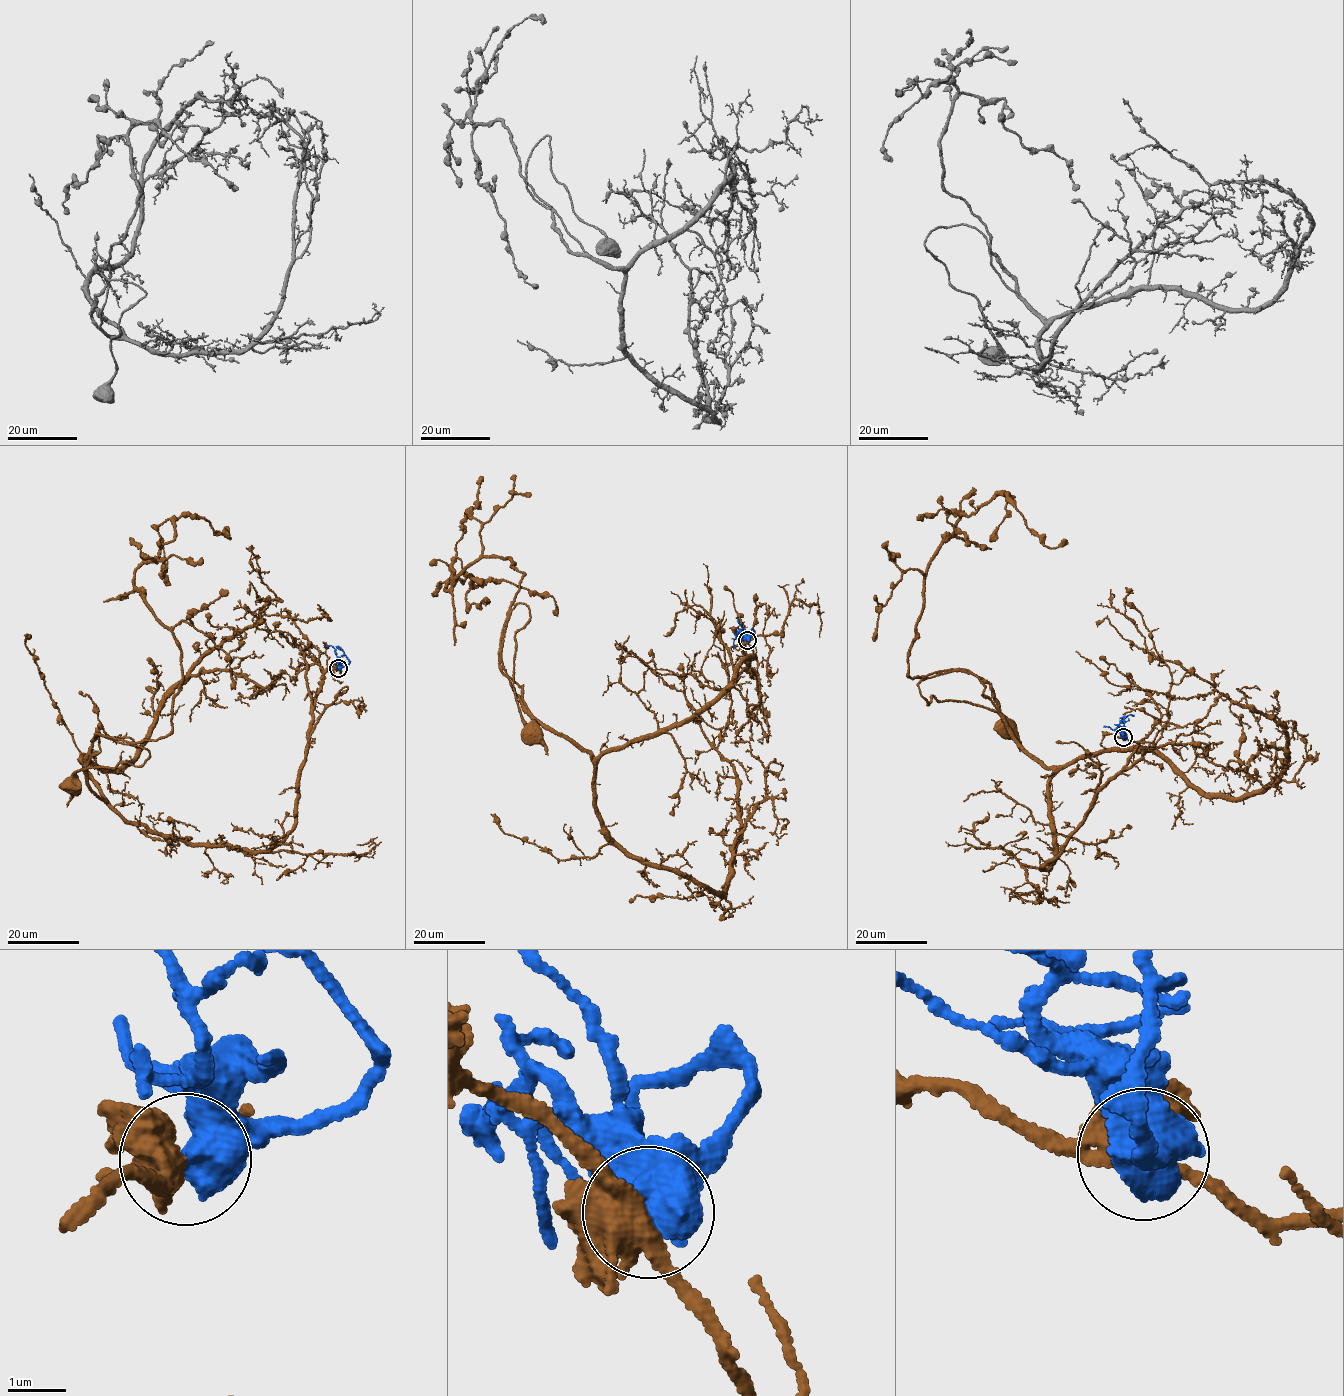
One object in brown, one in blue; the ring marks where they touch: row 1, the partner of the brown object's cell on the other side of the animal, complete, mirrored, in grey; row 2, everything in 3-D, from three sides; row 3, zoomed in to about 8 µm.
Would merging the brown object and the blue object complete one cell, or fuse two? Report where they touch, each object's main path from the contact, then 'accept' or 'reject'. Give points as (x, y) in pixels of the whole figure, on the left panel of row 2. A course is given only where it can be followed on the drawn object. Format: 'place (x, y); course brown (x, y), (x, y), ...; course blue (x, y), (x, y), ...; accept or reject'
place (338, 668); course brown (337, 668), (269, 850), (195, 846), (100, 799), (95, 737), (145, 748), (71, 788); course blue (337, 668), (339, 660), (331, 646), (326, 646); reject

